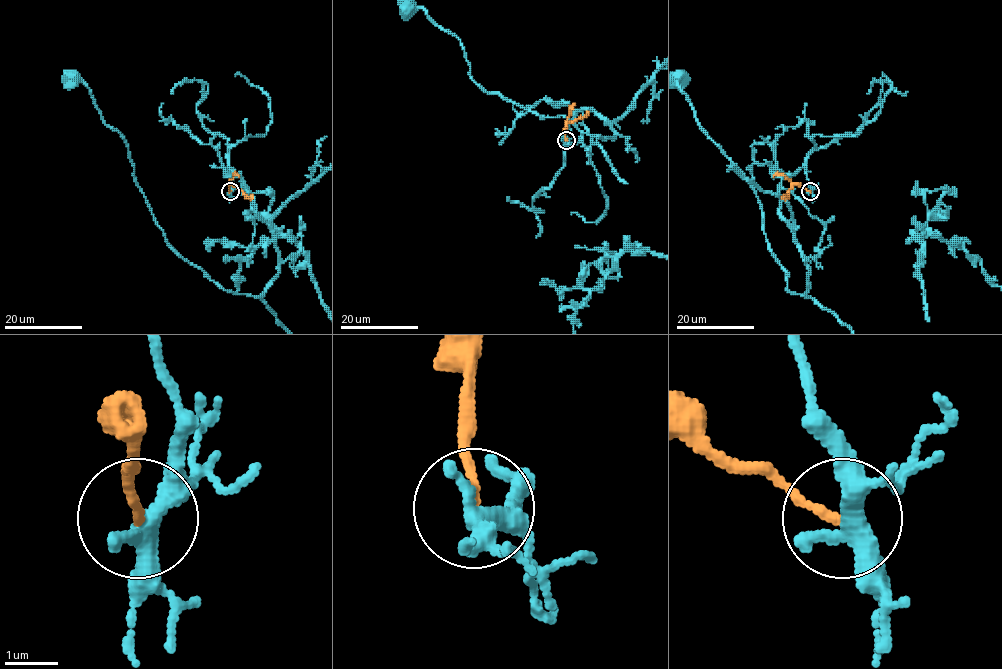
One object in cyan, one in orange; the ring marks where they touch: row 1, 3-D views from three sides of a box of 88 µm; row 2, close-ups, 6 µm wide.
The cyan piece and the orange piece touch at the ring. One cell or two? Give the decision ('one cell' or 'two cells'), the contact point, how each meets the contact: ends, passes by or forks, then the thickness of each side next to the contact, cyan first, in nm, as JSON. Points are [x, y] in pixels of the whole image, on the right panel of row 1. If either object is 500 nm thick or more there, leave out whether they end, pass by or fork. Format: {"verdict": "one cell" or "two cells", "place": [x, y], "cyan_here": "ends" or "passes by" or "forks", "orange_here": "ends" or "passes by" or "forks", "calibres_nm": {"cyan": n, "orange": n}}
{"verdict": "two cells", "place": [810, 191], "cyan_here": "forks", "orange_here": "ends", "calibres_nm": {"cyan": 320, "orange": 150}}

